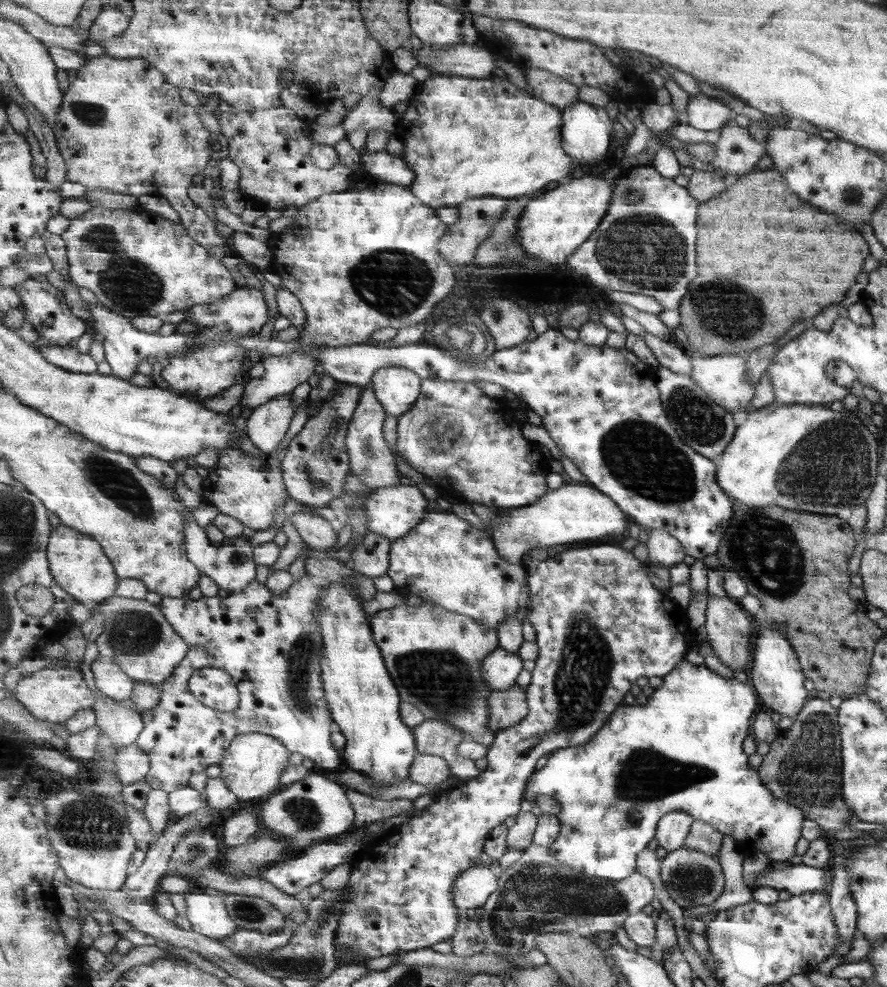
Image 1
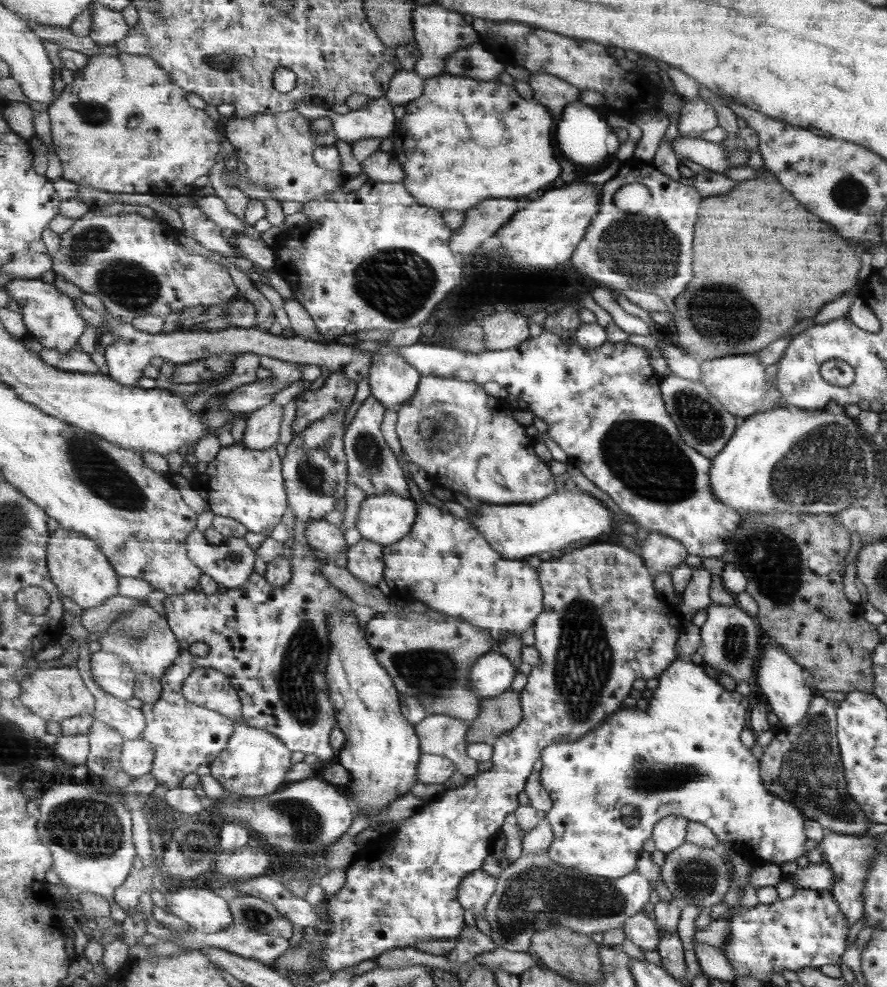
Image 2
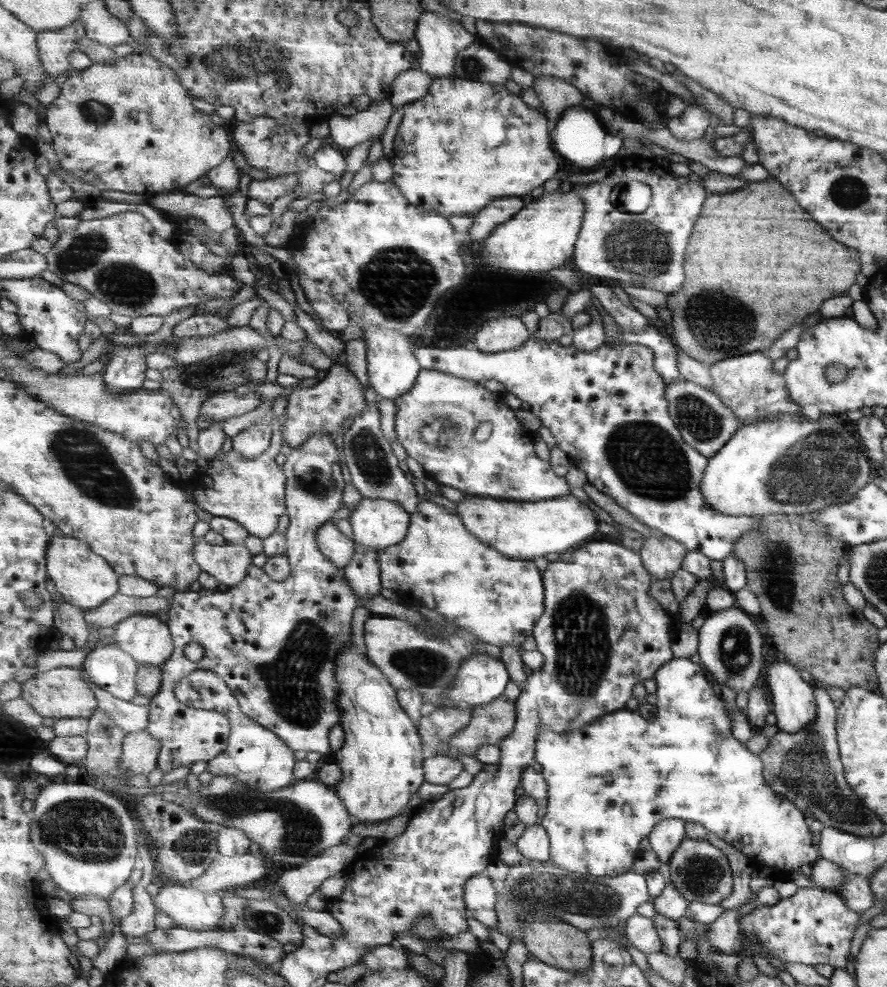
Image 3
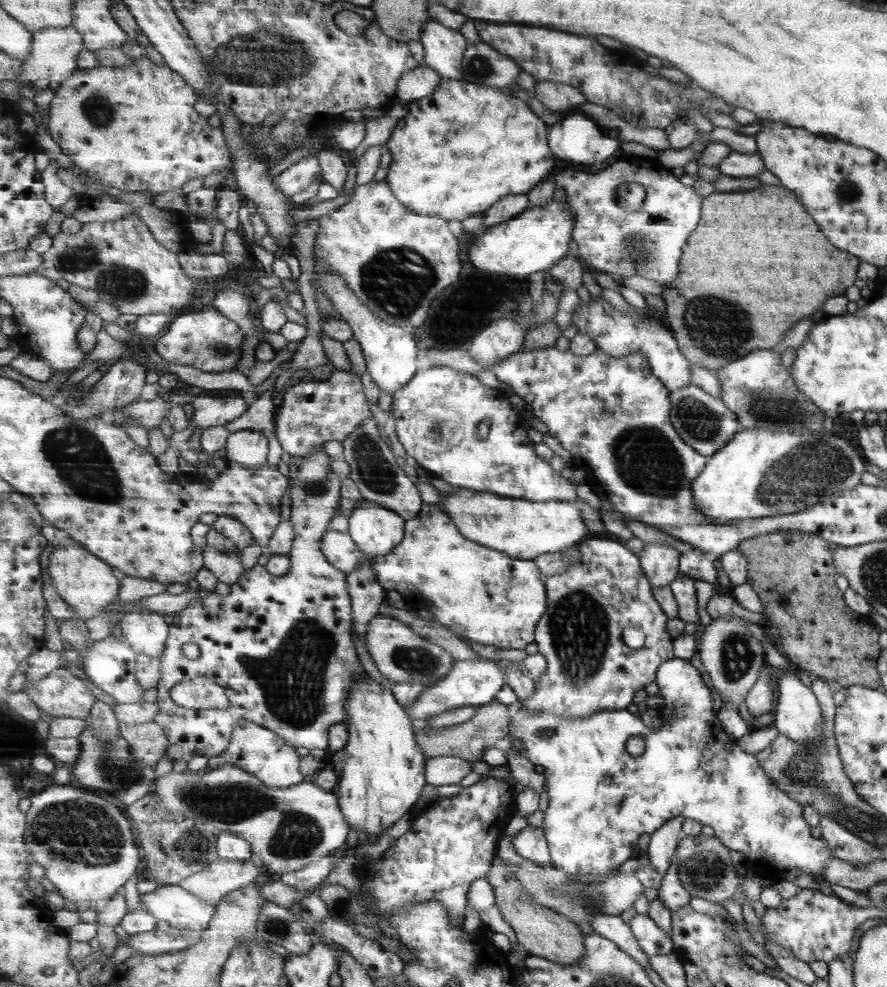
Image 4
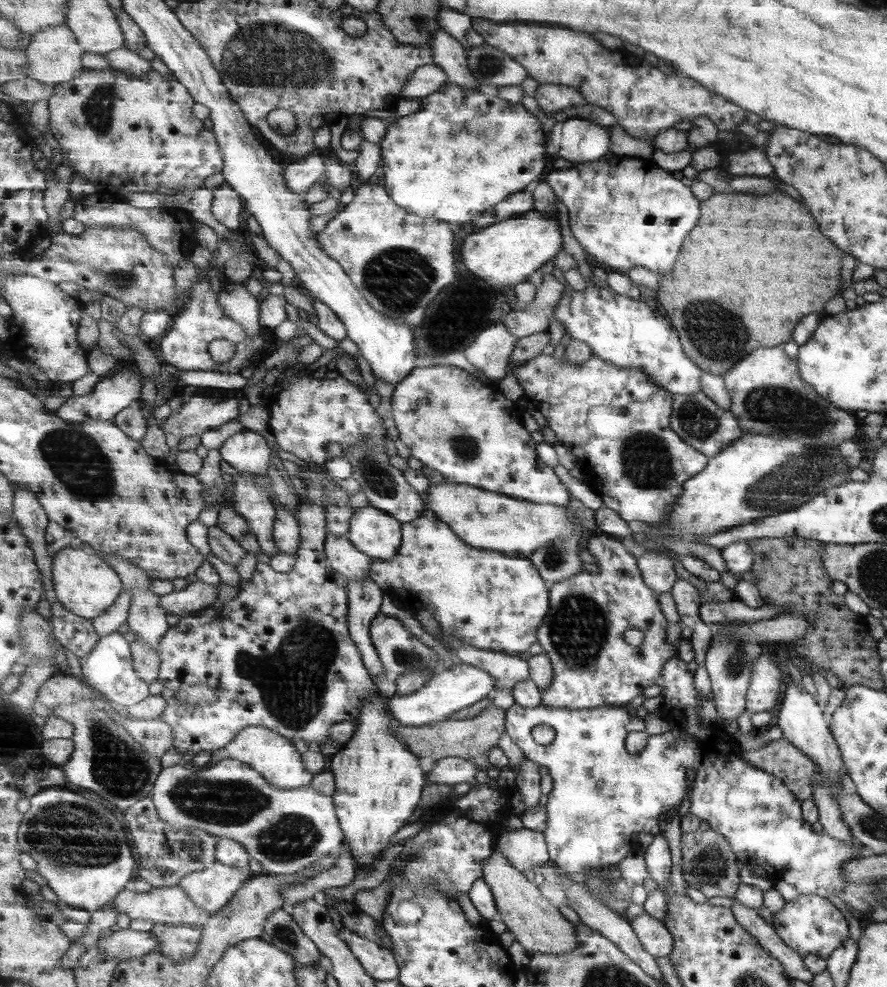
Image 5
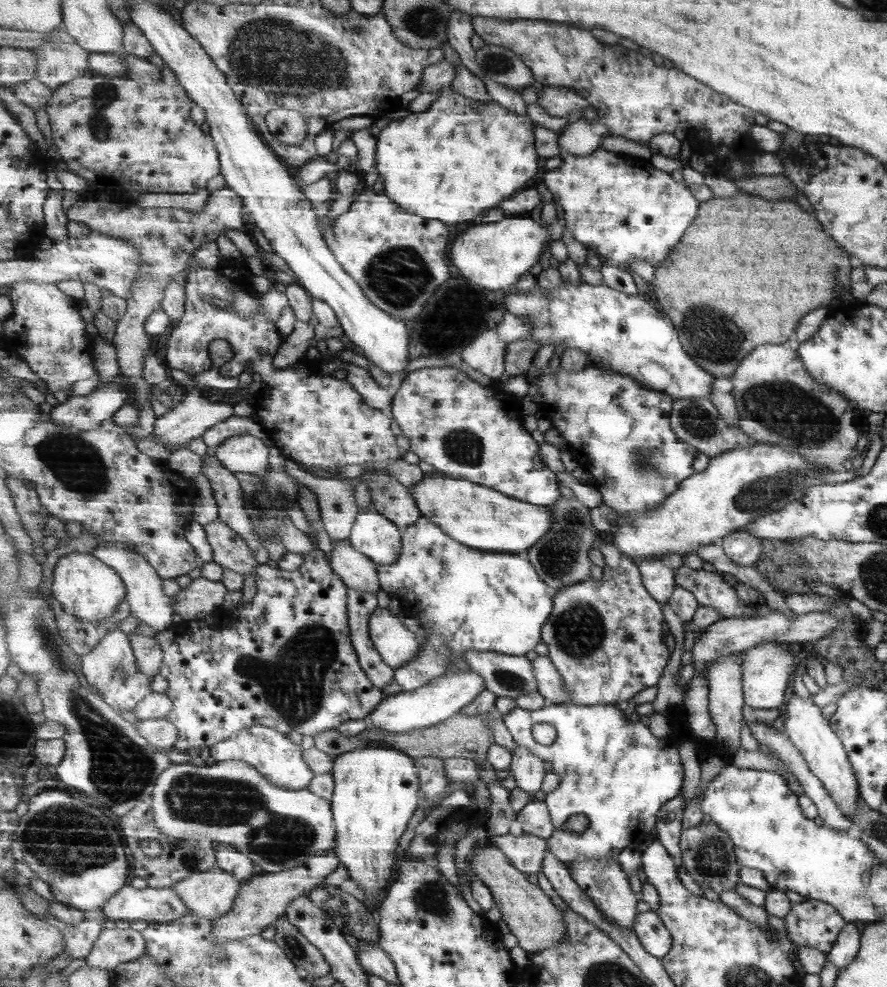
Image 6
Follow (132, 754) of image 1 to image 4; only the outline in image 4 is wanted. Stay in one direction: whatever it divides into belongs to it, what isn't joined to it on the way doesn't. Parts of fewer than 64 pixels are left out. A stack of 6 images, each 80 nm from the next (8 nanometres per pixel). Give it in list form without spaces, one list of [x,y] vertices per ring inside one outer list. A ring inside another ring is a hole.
[[[118,720],[121,736],[131,745],[131,752],[137,762],[155,768],[157,762],[167,755],[169,738],[165,730],[155,722],[149,724],[125,724]]]

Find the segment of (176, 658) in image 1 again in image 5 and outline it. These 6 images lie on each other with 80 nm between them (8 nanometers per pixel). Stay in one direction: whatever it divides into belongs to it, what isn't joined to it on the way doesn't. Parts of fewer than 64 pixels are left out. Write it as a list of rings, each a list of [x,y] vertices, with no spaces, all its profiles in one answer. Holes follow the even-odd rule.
[[[109,553],[99,554],[105,558],[114,569],[120,574],[121,580],[124,581],[124,590],[131,596],[130,617],[127,626],[129,630],[135,632],[136,638],[145,643],[152,649],[157,649],[160,638],[172,627],[167,622],[168,612],[161,606],[161,597],[152,589],[152,576],[140,566],[134,565],[132,562],[126,561],[117,555]]]

